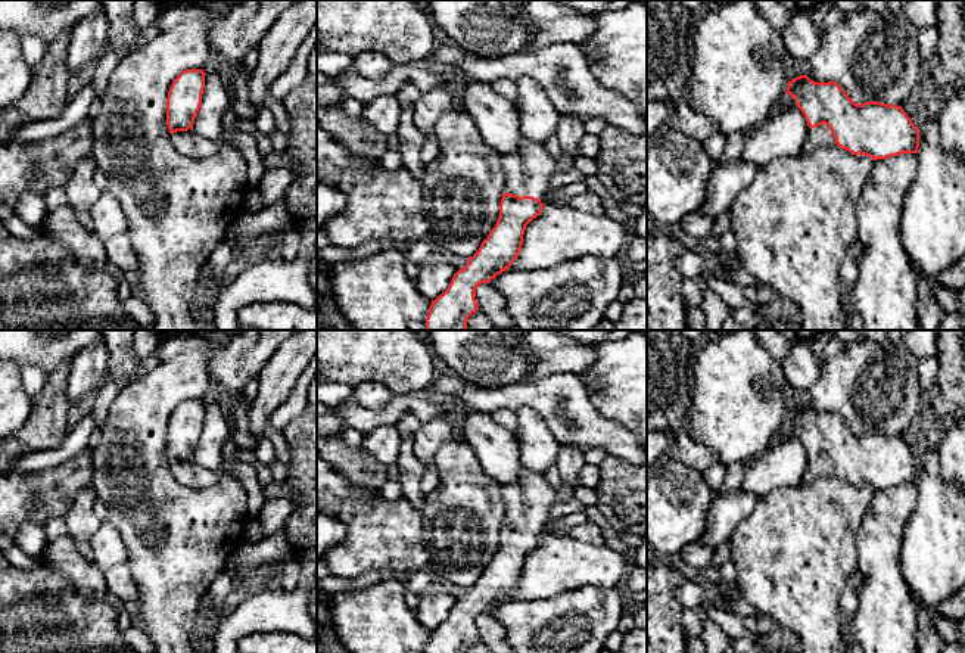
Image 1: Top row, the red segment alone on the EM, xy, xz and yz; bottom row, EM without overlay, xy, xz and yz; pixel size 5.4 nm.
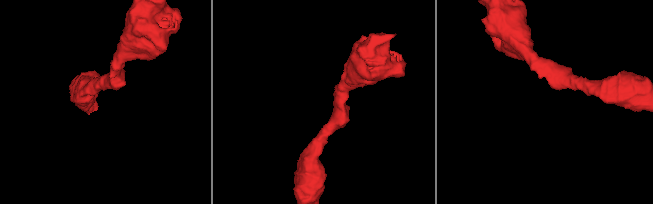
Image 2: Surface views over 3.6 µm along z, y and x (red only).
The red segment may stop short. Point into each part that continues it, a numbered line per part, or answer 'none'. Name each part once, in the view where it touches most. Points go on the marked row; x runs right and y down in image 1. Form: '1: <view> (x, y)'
1: yz (821, 134)

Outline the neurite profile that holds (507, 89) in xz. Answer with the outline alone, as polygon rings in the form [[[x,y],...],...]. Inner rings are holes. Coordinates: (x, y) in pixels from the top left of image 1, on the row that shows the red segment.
[[[498,78],[494,80],[489,85],[492,87],[494,91],[510,100],[513,105],[517,103],[519,90],[514,80]]]

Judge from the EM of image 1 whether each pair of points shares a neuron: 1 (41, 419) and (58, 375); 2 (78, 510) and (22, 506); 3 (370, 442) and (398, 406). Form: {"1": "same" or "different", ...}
{"1": "same", "2": "different", "3": "different"}

